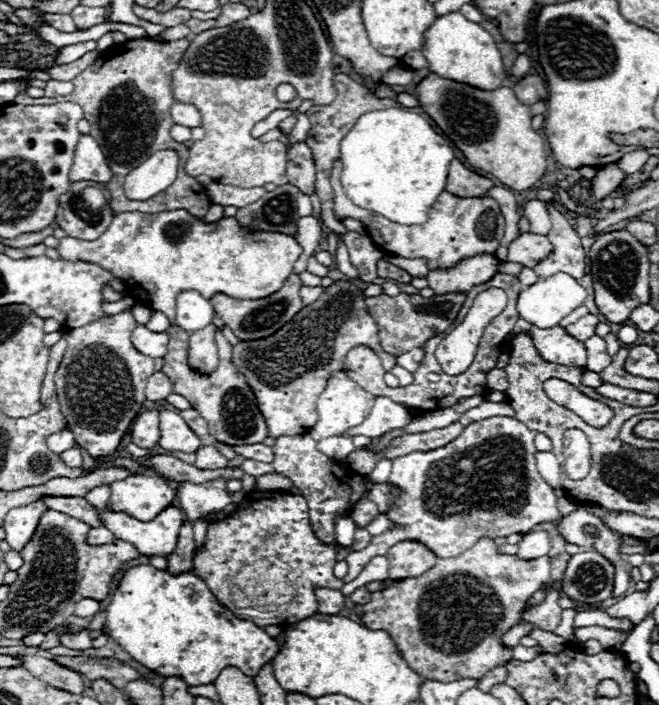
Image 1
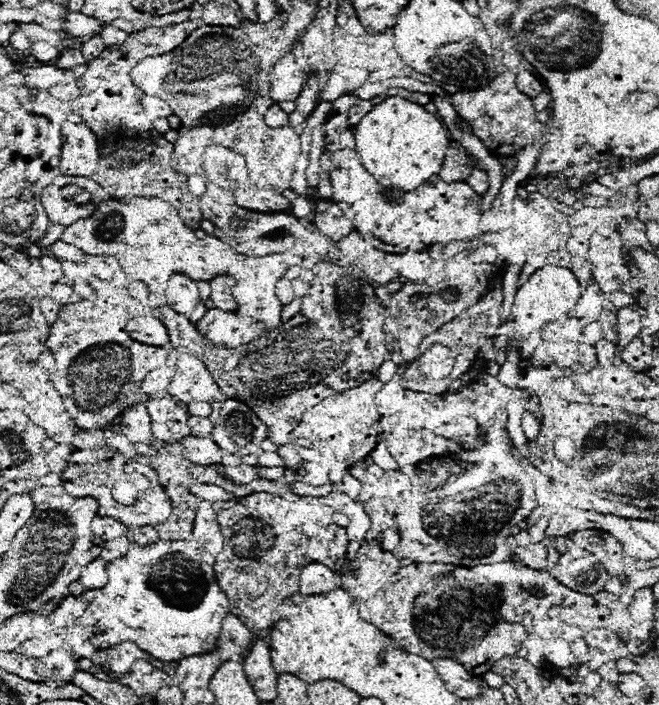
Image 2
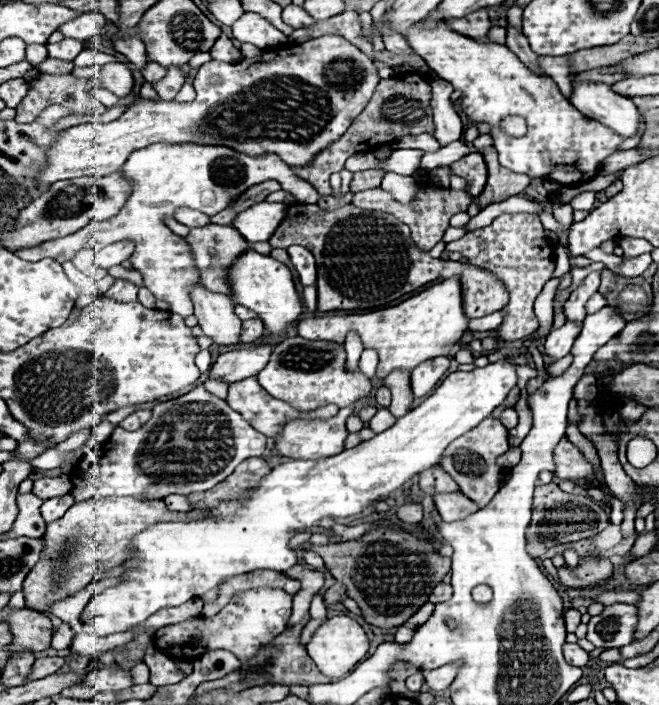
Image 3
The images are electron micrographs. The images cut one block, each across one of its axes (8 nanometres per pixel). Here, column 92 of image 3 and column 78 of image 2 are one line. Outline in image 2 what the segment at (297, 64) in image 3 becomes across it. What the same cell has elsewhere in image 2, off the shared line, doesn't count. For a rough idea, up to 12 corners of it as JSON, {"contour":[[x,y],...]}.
{"contour":[[64,122],[60,172],[90,178],[98,140],[82,122]]}

